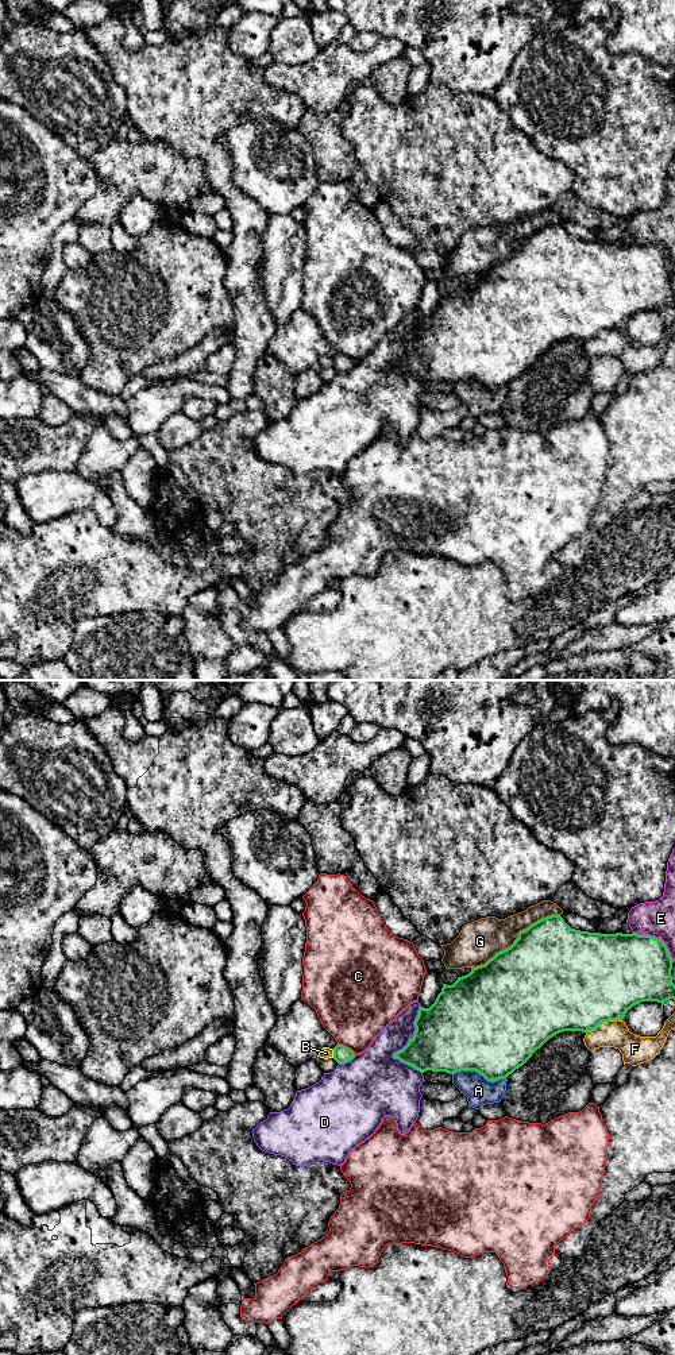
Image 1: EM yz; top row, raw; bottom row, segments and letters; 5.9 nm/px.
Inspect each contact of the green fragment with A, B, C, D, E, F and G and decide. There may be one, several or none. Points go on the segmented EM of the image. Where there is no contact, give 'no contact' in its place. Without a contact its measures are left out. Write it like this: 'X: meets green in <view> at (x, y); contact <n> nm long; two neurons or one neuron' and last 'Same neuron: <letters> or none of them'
A: meets green in yz at (479, 1073); contact 320 nm long; two neurons
B: meets green in yz at (334, 1053); contact 60 nm long; one neuron
C: meets green in yz at (347, 1047); contact 130 nm long; two neurons
D: meets green in yz at (405, 1046); contact 400 nm long; two neurons
E: meets green in yz at (656, 938); contact 300 nm long; two neurons
F: meets green in yz at (604, 1020); contact 240 nm long; two neurons
G: meets green in yz at (517, 938); contact 600 nm long; two neurons
Same neuron: B

